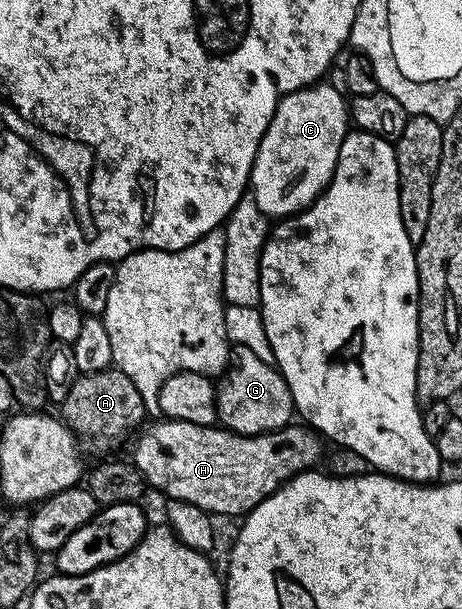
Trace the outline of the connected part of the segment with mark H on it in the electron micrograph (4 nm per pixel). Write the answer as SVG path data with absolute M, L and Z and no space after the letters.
M159 420L151 426L145 425L135 439L136 447L130 454L130 460L144 477L145 483L165 494L165 499L173 502L189 502L202 508L210 516L216 514L237 514L243 516L252 510L266 496L290 481L295 474L313 469L320 458L321 435L307 425L289 424L281 430L271 430L268 434L235 434L219 425L203 426L189 422Z

